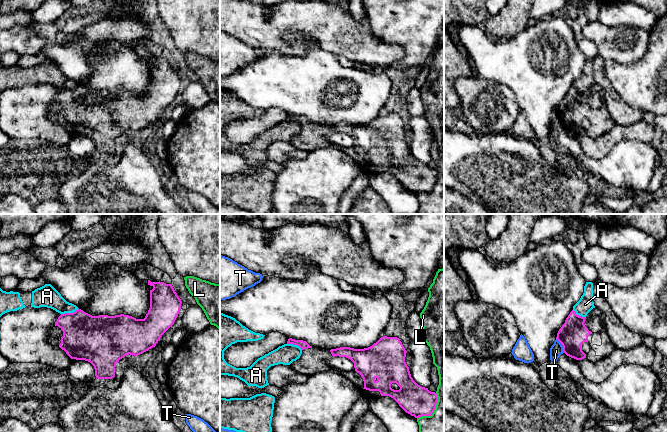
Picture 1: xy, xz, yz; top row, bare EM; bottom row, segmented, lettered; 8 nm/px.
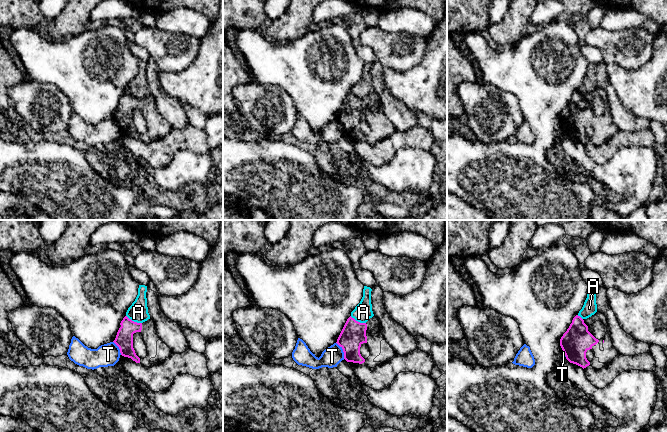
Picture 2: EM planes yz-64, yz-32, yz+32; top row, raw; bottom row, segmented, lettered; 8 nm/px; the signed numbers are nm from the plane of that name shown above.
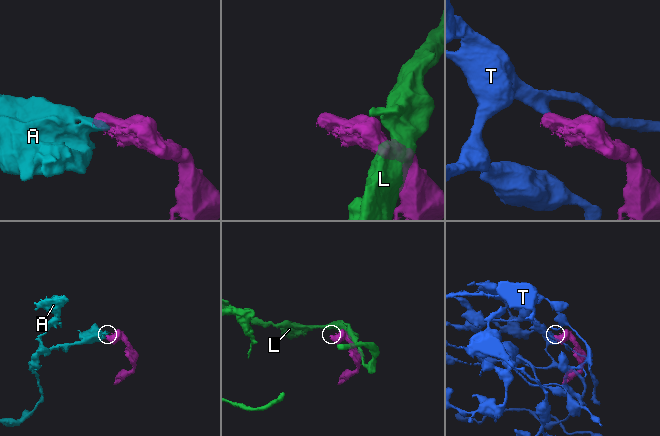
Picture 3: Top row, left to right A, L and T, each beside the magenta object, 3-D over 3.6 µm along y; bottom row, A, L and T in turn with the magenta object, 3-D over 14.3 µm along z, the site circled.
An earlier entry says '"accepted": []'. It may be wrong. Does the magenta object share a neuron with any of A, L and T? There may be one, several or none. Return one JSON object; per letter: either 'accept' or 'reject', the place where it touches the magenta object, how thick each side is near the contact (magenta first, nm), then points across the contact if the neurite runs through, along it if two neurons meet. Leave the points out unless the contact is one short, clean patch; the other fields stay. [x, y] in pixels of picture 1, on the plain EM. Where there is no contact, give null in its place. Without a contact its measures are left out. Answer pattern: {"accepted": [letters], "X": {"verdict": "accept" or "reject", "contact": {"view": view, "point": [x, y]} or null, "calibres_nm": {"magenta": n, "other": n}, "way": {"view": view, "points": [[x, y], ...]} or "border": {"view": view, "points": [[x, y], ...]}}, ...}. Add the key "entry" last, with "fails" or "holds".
{"accepted": [], "A": {"verdict": "reject", "contact": {"view": "xy", "point": [69, 89]}, "calibres_nm": {"magenta": 360, "other": 180}, "border": {"view": "xy", "points": [[78, 84], [72, 88], [61, 90]]}}, "L": {"verdict": "reject", "contact": {"view": "xz", "point": [433, 187]}, "calibres_nm": {"magenta": 240, "other": 400}}, "T": {"verdict": "reject", "contact": {"view": "yz", "point": [562, 121]}, "calibres_nm": {"magenta": 220, "other": 100}, "border": {"view": "yz", "points": [[556, 114], [564, 128]]}}, "entry": "holds"}

